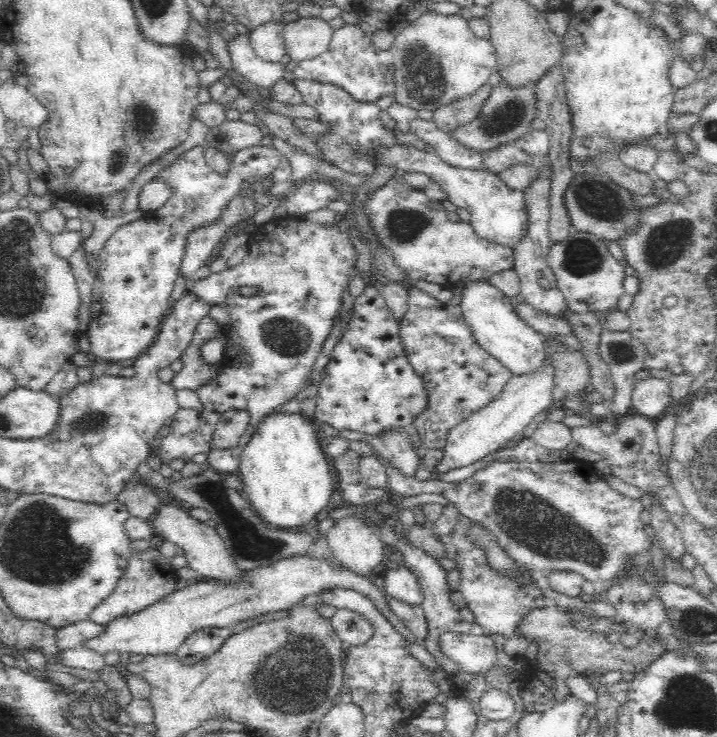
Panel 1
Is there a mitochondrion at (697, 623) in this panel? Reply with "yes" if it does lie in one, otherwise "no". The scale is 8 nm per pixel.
yes

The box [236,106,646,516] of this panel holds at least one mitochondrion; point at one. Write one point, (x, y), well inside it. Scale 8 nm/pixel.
(601, 201)

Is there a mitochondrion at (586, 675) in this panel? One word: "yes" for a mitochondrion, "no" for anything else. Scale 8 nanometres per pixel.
no

